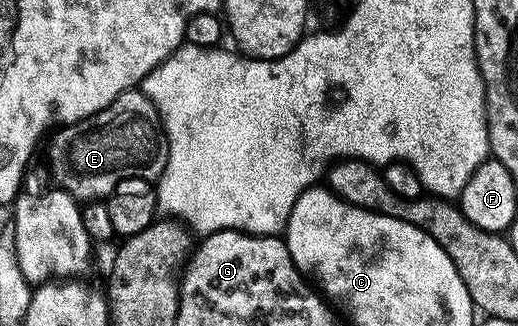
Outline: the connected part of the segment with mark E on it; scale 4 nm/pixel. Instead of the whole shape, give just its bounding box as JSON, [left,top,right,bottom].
[49,88,169,203]

